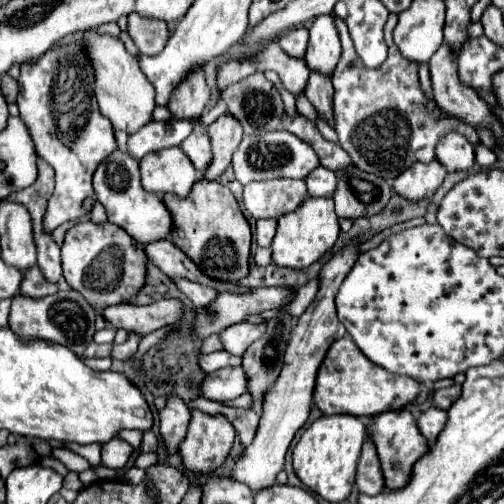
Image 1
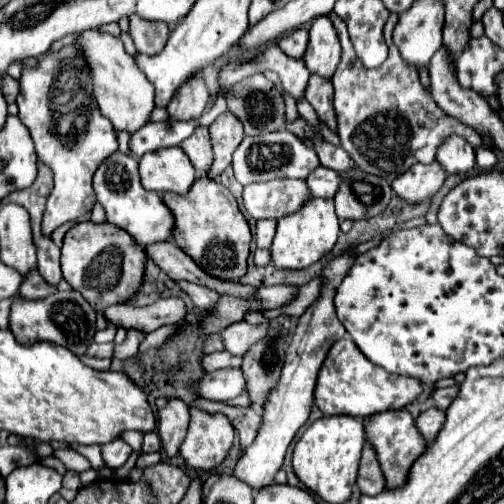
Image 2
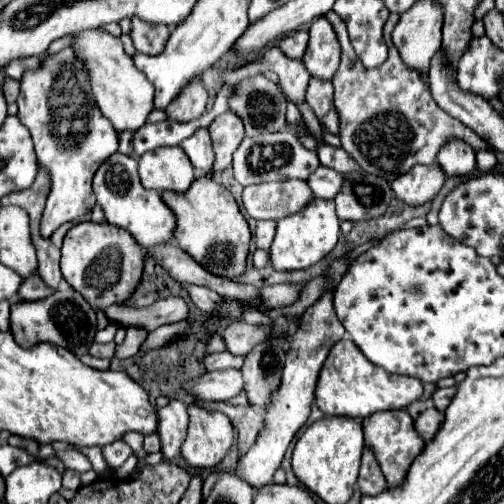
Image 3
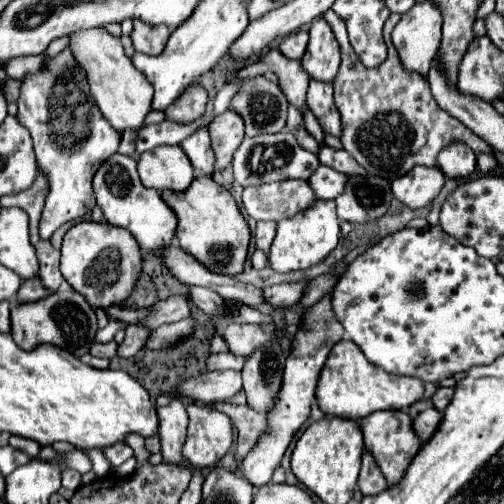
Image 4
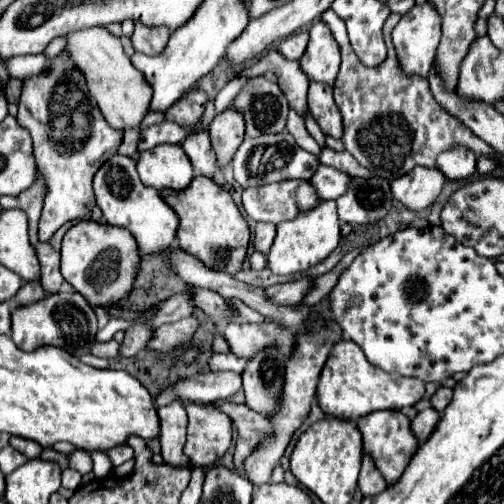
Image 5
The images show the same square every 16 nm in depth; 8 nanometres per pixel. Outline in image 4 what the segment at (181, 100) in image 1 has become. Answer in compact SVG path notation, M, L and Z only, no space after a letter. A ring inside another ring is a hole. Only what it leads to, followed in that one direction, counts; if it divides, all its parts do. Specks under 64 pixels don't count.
M200 82L190 84L168 108L166 118L174 122L192 122L204 114L204 106L208 102L208 94Z

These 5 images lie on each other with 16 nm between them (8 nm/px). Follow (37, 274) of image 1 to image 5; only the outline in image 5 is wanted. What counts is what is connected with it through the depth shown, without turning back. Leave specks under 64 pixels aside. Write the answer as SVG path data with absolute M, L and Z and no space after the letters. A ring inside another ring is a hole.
M30 280L30 282L24 282L24 284L22 284L18 296L14 298L14 304L20 306L20 304L36 302L36 300L40 300L40 298L44 298L44 296L46 296L46 292L44 292L40 280Z

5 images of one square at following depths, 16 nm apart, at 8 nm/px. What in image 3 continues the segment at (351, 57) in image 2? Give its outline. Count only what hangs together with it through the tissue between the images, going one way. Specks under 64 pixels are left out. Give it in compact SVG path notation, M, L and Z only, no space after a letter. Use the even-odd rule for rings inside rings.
M328 12L326 18L332 22L336 36L342 46L342 60L336 76L332 78L334 84L334 106L340 120L340 142L342 148L360 164L360 168L368 174L376 174L392 182L396 176L408 172L414 164L434 164L436 152L440 146L452 138L460 136L466 140L474 150L488 148L472 128L464 128L460 120L448 116L440 110L426 84L422 84L420 74L400 60L396 46L392 44L392 30L398 22L398 14L390 14L384 26L384 40L388 44L388 58L376 70L364 68L360 58L356 56L346 24L334 12Z

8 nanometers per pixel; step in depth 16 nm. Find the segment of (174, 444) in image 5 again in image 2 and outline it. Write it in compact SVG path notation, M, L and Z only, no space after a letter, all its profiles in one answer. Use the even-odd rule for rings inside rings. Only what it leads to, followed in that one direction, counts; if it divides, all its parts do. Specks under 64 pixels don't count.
M168 398L168 404L158 412L158 430L168 456L178 454L188 430L188 422L188 406L180 398Z

